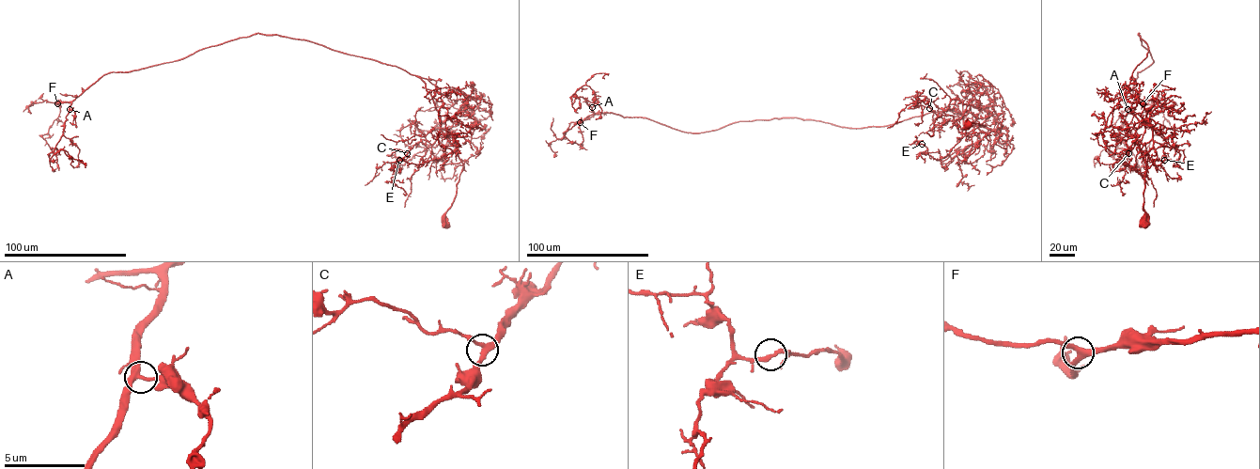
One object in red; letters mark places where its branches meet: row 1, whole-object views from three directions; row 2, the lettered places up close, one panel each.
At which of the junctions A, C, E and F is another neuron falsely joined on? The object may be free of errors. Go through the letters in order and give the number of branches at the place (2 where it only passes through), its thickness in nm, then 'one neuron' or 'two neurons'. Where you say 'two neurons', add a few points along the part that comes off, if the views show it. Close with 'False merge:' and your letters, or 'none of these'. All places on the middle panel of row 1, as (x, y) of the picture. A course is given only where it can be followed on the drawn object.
A: 3 branches meet; 280 nm thick; one neuron
C: 3 branches meet; 280 nm thick; one neuron
E: 2 branches meet; 220 nm thick; one neuron
F: 3 branches meet; 320 nm thick; one neuron
False merge: none of these

